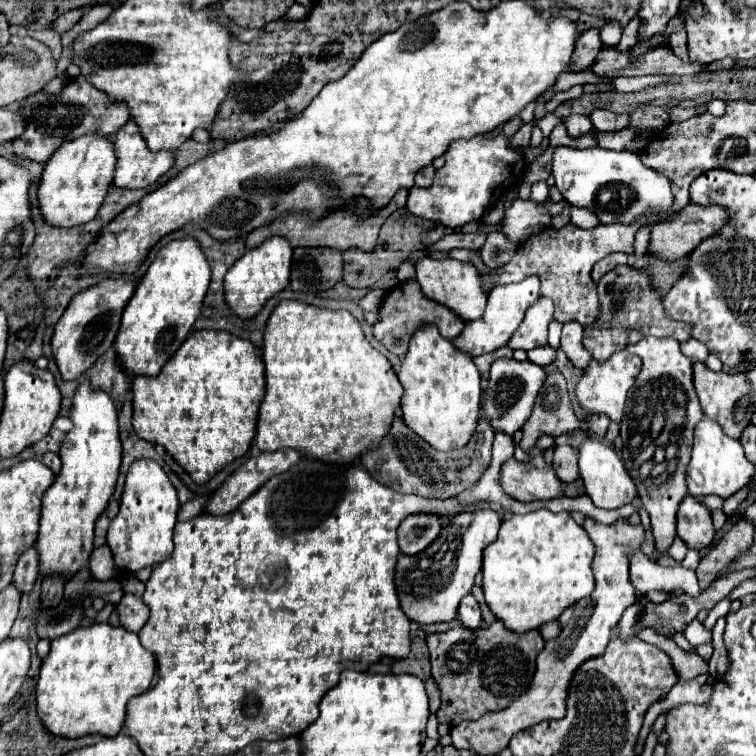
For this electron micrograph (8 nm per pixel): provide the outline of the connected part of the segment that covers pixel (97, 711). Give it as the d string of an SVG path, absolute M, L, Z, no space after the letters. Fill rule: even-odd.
M98 623L76 629L52 641L50 653L42 661L36 687L36 711L42 725L66 739L84 735L116 737L124 725L126 703L134 695L150 689L156 671L156 659L124 627Z

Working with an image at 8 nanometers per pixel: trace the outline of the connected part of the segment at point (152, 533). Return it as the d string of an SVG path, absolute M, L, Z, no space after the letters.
M138 459L126 475L124 493L120 499L120 513L110 523L108 547L112 549L118 569L138 571L154 567L172 555L172 533L178 513L178 495L164 469L152 459Z

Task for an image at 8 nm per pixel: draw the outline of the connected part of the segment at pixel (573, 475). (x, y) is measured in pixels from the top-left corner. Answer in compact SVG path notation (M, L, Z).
M560 445L554 449L554 463L552 463L556 475L564 483L572 483L580 477L578 473L578 449L570 445Z

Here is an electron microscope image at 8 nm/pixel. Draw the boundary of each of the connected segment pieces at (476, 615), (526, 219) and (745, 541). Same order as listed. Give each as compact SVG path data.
M466 595L458 607L458 619L464 627L468 629L480 629L482 627L482 615L480 615L480 607L478 601L472 595Z
M516 199L504 213L500 221L500 231L506 235L508 241L514 245L524 243L530 235L538 231L538 227L548 227L550 225L550 215L544 213L542 203L534 203L530 199L522 201Z
M740 521L722 537L722 541L700 561L696 569L702 589L708 589L728 563L732 563L740 553L750 549L750 545L754 543L752 535L754 535L754 523Z

